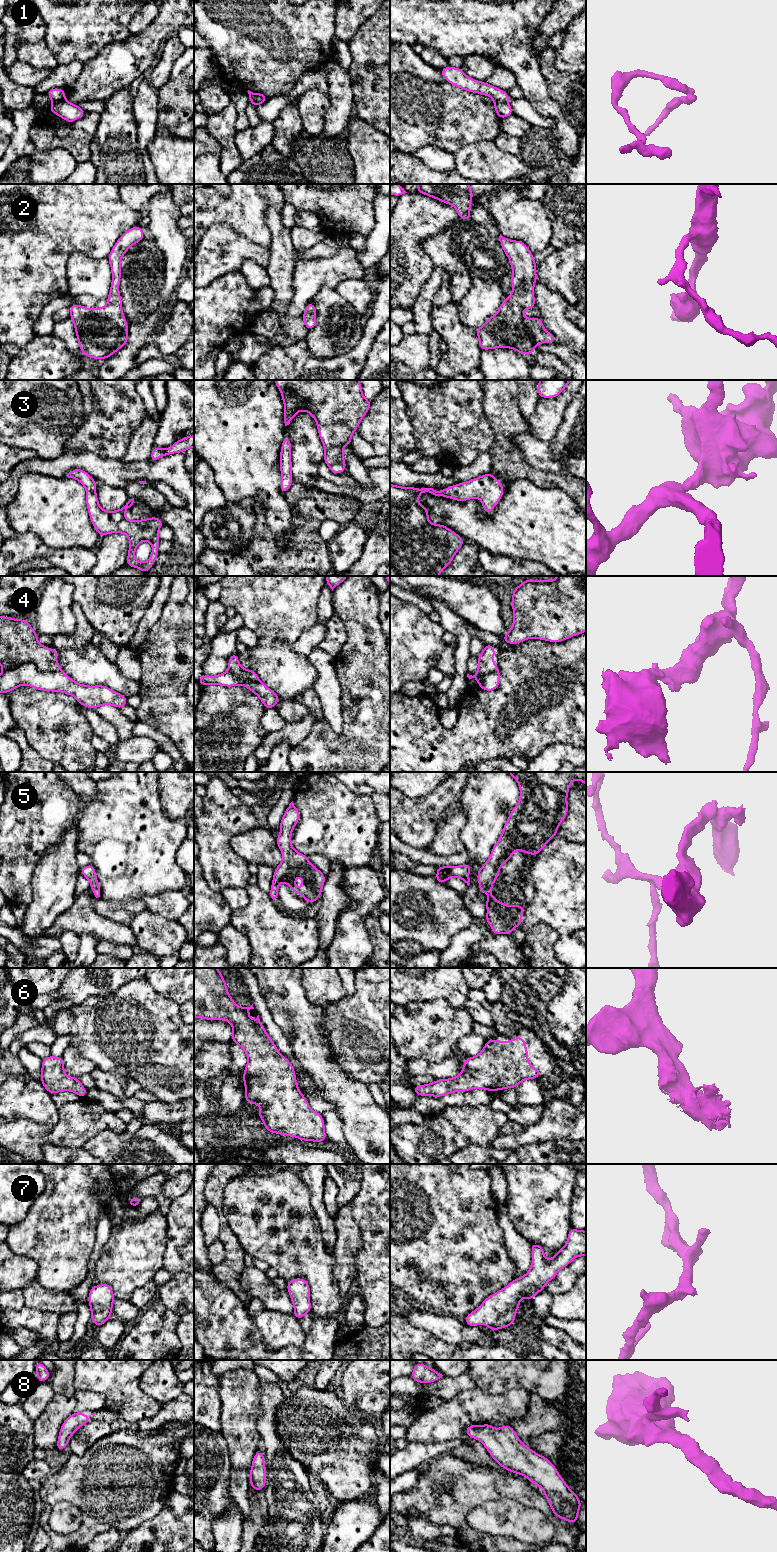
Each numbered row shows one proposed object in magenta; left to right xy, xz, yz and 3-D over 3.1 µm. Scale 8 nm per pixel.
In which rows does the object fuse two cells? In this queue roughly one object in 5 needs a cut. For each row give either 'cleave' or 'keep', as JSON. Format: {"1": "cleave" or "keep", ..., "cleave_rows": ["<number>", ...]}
{"1": "cleave", "2": "keep", "3": "keep", "4": "cleave", "5": "keep", "6": "keep", "7": "keep", "8": "keep", "cleave_rows": ["1", "4"]}

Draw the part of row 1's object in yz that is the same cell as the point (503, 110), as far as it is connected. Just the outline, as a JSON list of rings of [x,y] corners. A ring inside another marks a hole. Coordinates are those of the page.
[[[495,102],[494,110],[501,120],[513,114],[513,109],[508,103]]]

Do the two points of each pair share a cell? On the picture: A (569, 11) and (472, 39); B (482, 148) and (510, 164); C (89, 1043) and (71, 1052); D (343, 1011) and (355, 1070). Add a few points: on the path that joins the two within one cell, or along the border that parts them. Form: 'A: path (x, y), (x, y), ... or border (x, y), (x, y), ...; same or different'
A: border (551, 10), (543, 19), (532, 40); different
B: path (489, 155), (498, 164), (503, 164); same
C: border (70, 1045), (95, 1064); different
D: path (353, 1026), (355, 1030), (355, 1055); same

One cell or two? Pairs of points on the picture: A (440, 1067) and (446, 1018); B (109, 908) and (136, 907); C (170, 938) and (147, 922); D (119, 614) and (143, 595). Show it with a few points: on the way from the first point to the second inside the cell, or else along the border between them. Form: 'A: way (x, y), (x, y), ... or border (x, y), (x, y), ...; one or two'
A: border (452, 1052), (437, 1062), (418, 1059); two
B: way (116, 908), (129, 908); one
C: way (164, 937), (153, 928); one
D: way (125, 610), (129, 610), (138, 601); one

